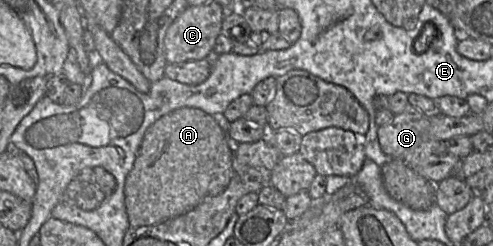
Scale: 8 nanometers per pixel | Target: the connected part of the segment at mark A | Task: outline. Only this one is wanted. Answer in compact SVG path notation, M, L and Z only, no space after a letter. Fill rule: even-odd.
M178 108L155 121L145 132L134 165L125 181L125 206L130 227L162 223L222 193L233 176L232 144L221 126L220 116L213 116L199 108Z

